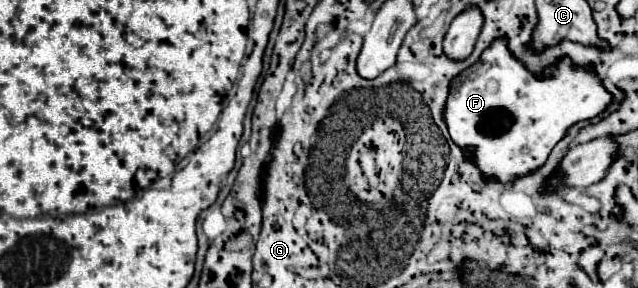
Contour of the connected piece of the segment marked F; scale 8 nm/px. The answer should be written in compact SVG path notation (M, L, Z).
M500 38L492 42L476 66L454 80L444 118L458 146L476 146L472 156L488 180L512 182L514 176L526 176L540 168L572 124L598 116L610 100L612 96L594 72L578 68L568 58L550 66L544 80L534 78L510 54L506 38Z

